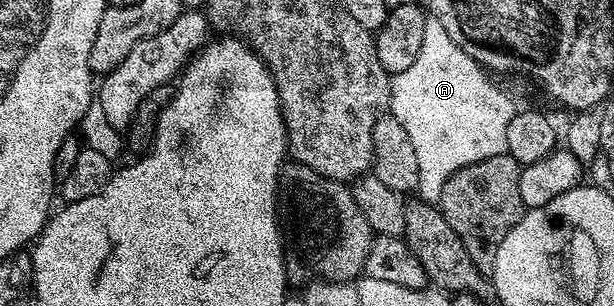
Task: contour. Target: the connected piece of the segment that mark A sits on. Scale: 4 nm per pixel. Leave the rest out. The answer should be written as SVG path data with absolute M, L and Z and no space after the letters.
M430 17L424 25L424 45L420 45L416 61L412 61L404 73L391 78L389 110L394 119L400 121L404 129L408 129L408 137L412 137L412 146L416 149L416 165L420 165L417 194L421 202L437 205L452 173L488 157L506 154L508 121L512 121L516 114L516 106L489 77L482 64L464 53L464 49L460 49L460 45L448 37L448 29L444 29L442 22Z

